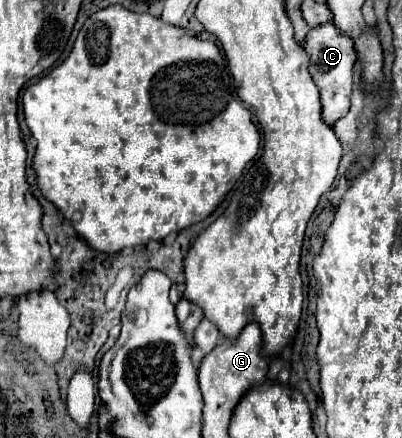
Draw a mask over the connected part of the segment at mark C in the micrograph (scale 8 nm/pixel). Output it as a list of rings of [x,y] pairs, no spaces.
[[[327,22],[323,26],[313,28],[305,38],[307,54],[311,56],[311,76],[321,92],[321,104],[323,104],[323,120],[333,126],[339,118],[343,118],[351,108],[351,92],[353,92],[353,44],[339,34],[333,22]]]

